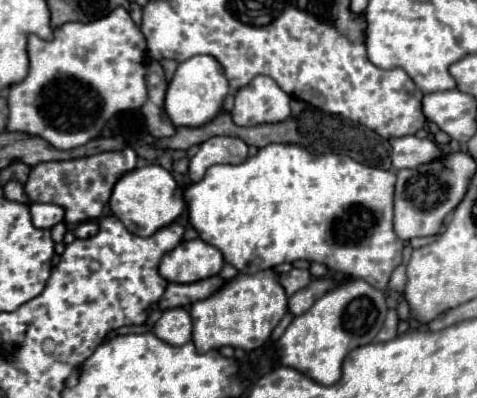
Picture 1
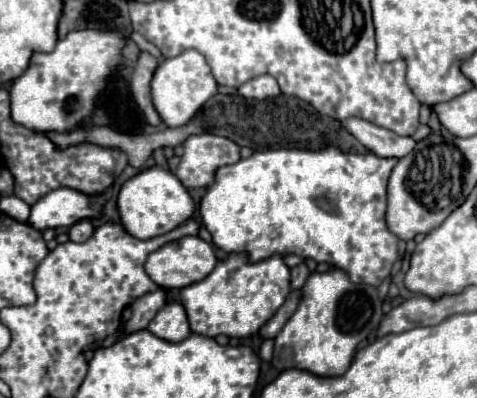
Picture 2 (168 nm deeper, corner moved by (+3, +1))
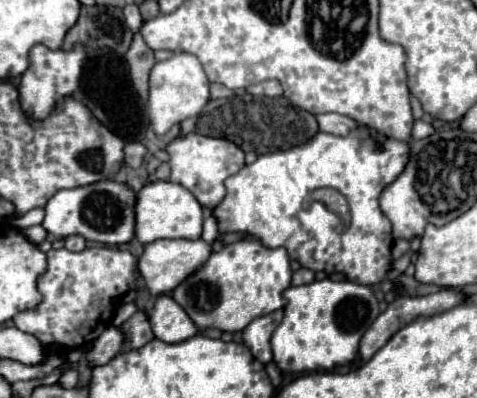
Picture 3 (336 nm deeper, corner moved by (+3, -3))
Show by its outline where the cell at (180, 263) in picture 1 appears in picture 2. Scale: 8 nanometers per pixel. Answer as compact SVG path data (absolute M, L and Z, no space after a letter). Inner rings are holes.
M186 236L180 240L166 242L162 248L152 252L144 264L146 274L164 290L180 290L182 286L190 286L190 282L200 282L214 270L216 254L212 244L204 242L200 236Z

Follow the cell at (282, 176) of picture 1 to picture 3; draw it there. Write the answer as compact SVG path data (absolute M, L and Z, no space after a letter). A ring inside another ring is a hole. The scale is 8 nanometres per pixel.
M366 126L352 130L346 138L318 132L312 140L308 140L302 146L294 146L286 152L264 154L256 162L246 164L238 174L232 174L230 178L226 178L224 182L226 196L212 210L214 218L218 218L220 234L228 234L228 232L248 234L250 238L258 238L262 246L270 246L270 248L284 246L292 260L298 260L304 268L310 268L314 272L318 270L326 270L328 274L342 272L352 282L358 282L364 286L378 284L388 274L394 262L392 260L392 242L394 242L392 226L390 226L390 220L382 214L378 206L378 198L380 198L380 192L390 182L394 182L396 176L404 170L408 162L408 144L386 138L382 148L376 150L376 138L378 138L378 132ZM318 188L334 188L346 196L350 214L352 214L352 222L342 232L342 236L336 230L338 228L336 214L328 210L306 210L304 208L304 200L310 196L310 192Z

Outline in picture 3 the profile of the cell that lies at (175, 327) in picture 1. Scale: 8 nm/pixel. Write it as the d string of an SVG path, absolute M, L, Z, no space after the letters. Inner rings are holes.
M160 296L150 312L150 326L158 340L176 344L198 334L194 322L170 296Z

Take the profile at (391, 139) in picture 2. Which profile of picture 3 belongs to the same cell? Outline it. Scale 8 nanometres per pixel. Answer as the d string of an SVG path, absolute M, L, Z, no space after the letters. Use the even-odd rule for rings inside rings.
M318 114L316 116L318 120L318 126L322 132L328 132L328 134L334 134L334 136L346 136L350 134L350 130L356 130L360 128L360 124L348 116L342 116L342 114Z

